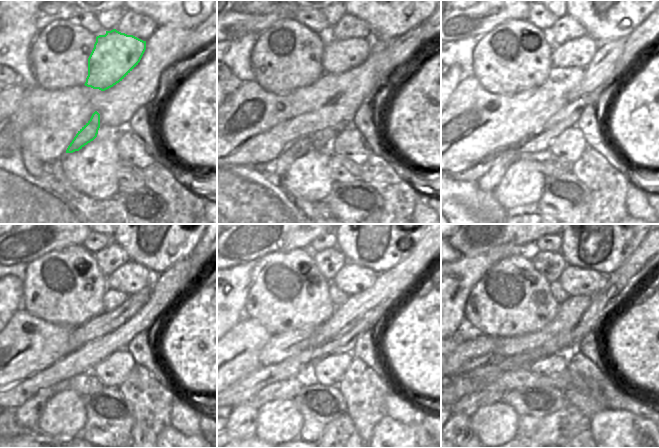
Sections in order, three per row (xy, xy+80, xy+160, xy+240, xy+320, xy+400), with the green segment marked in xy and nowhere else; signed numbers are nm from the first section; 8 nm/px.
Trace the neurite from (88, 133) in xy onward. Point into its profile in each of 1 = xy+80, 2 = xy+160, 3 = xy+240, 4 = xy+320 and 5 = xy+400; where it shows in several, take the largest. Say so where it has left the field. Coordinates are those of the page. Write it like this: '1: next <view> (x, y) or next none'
1: next xy+80 (276, 169)
2: next xy+160 (489, 181)
3: next xy+240 (27, 415)
4: next xy+320 (241, 424)
5: next xy+400 (461, 427)

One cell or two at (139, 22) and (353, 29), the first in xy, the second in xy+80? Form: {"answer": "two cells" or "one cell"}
{"answer": "one cell"}

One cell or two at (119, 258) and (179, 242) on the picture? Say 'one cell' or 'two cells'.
two cells

